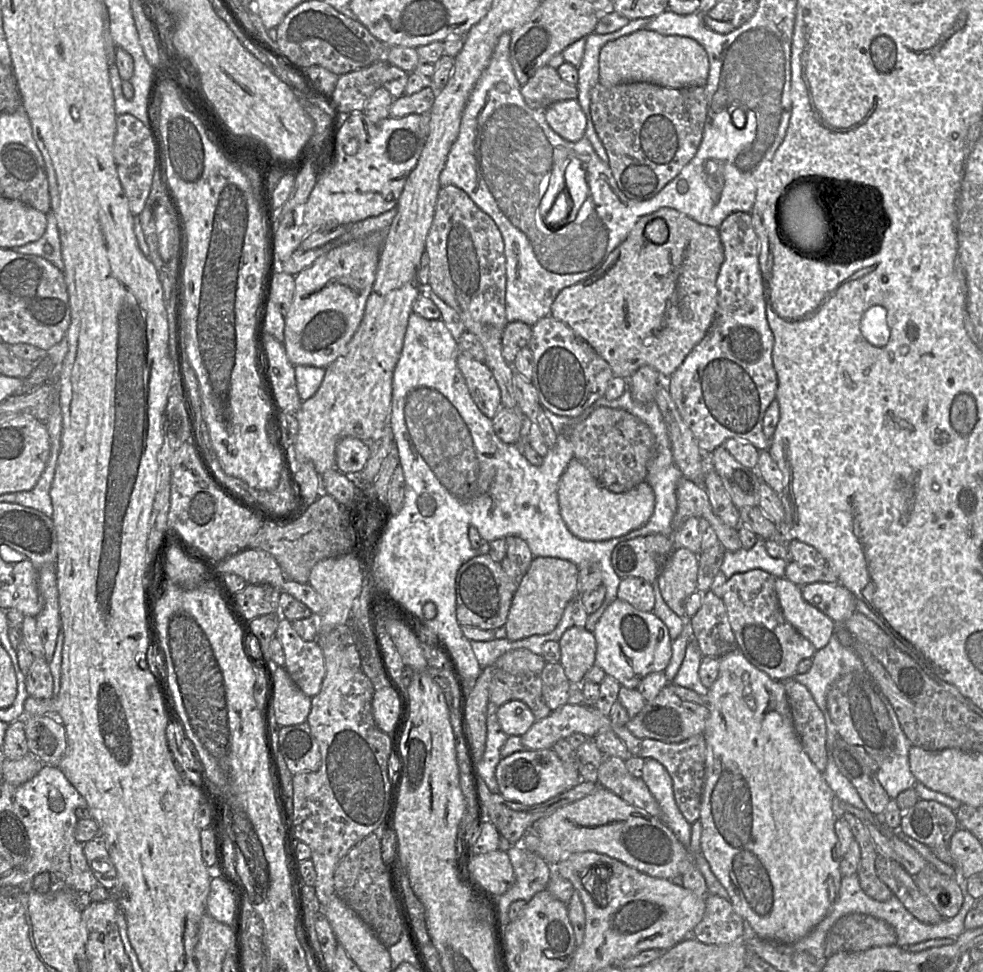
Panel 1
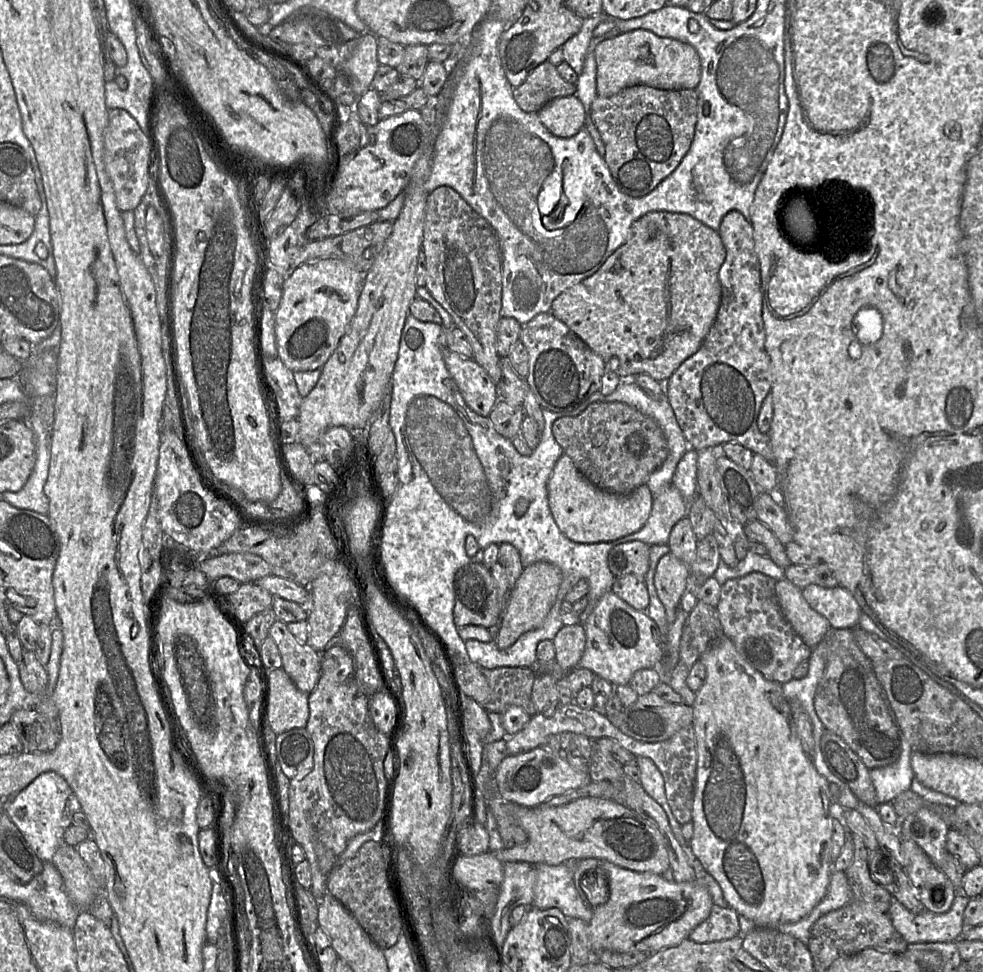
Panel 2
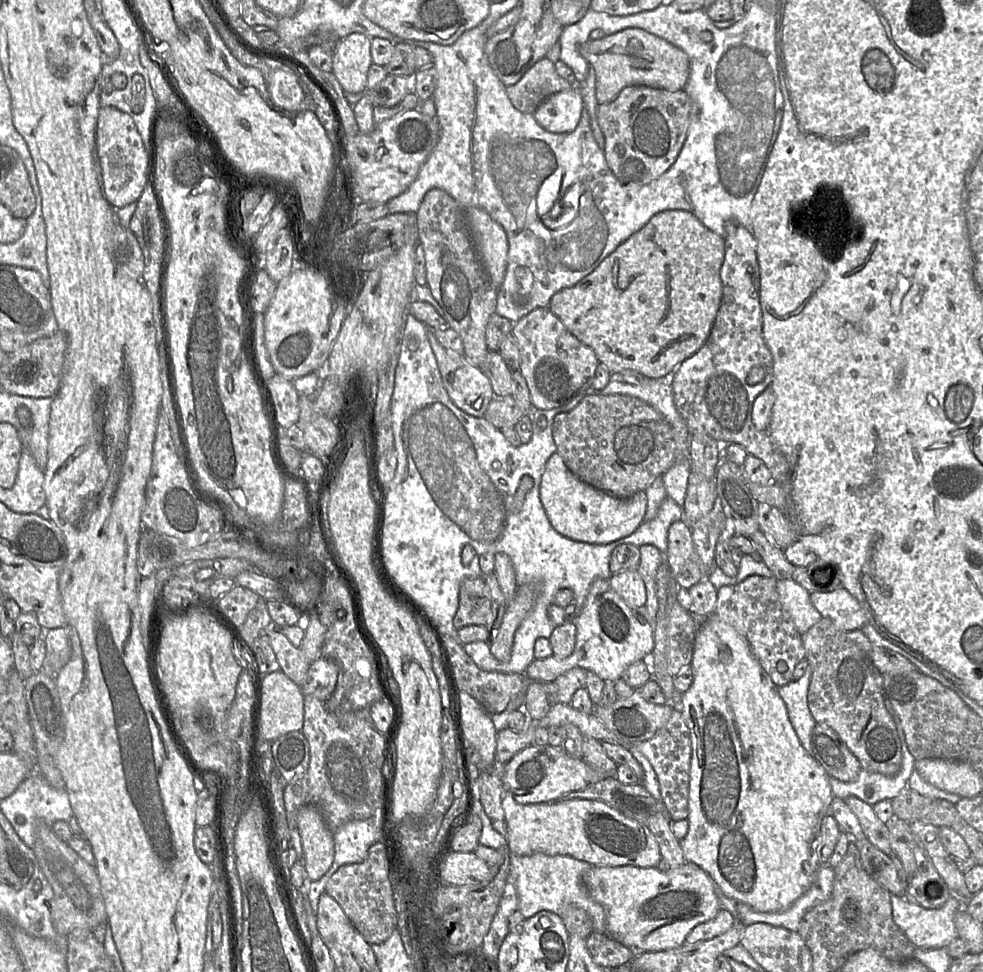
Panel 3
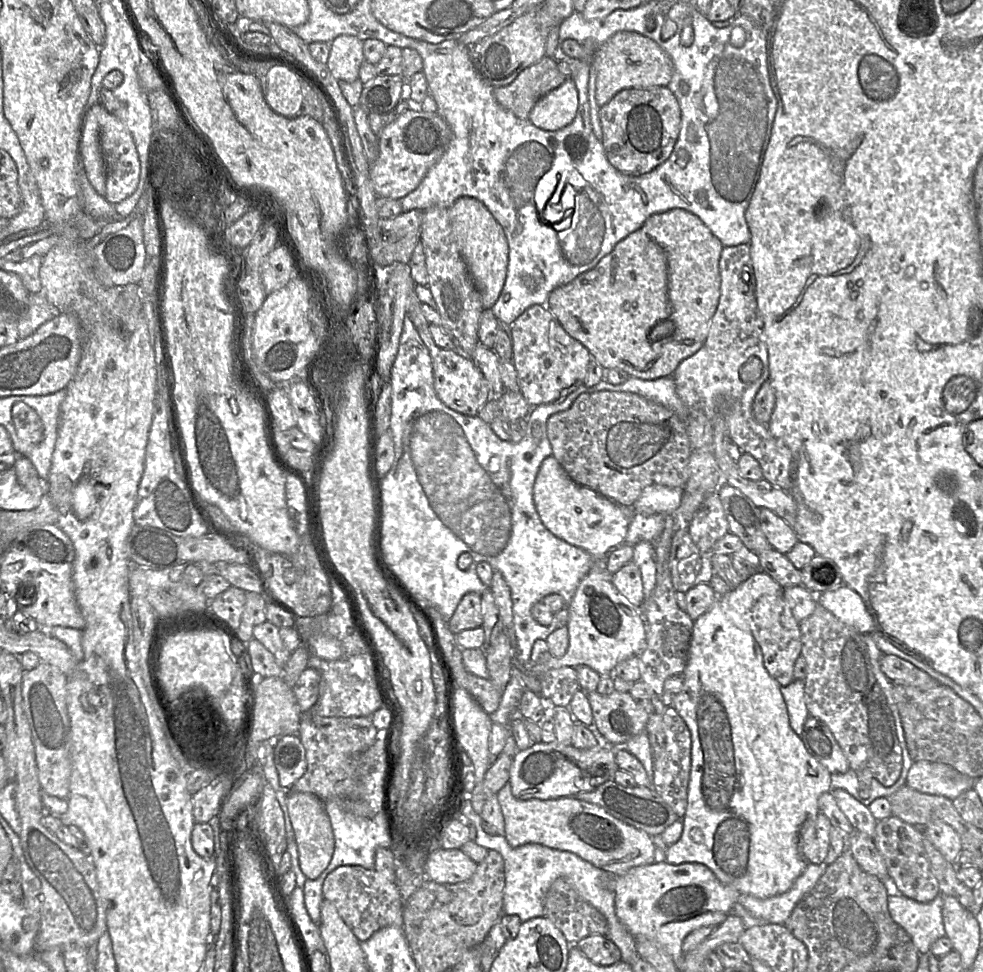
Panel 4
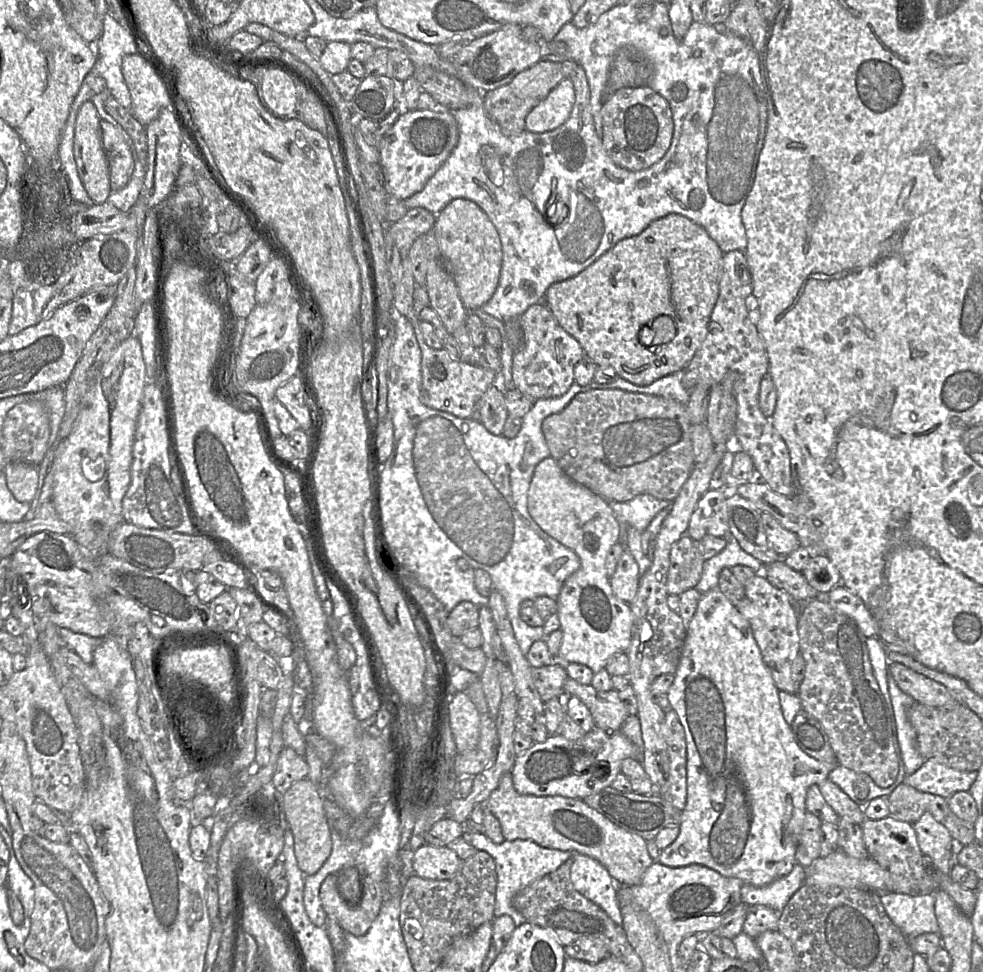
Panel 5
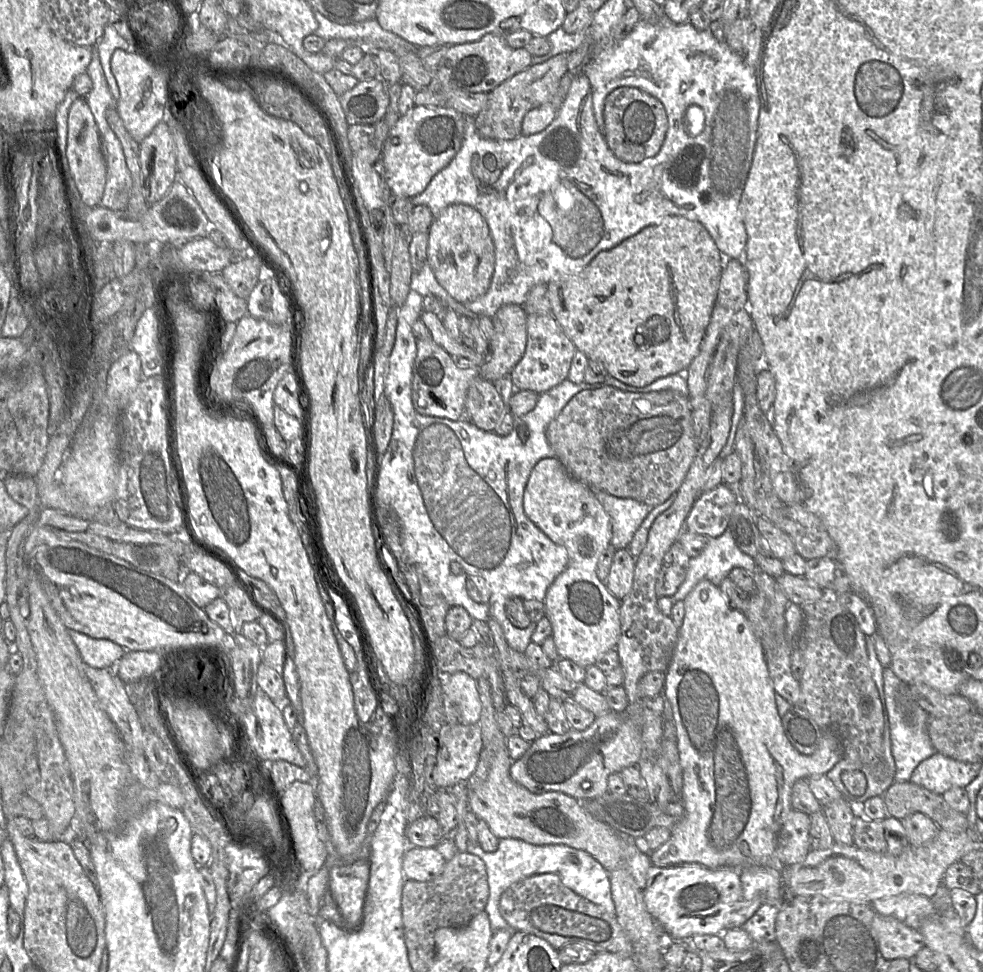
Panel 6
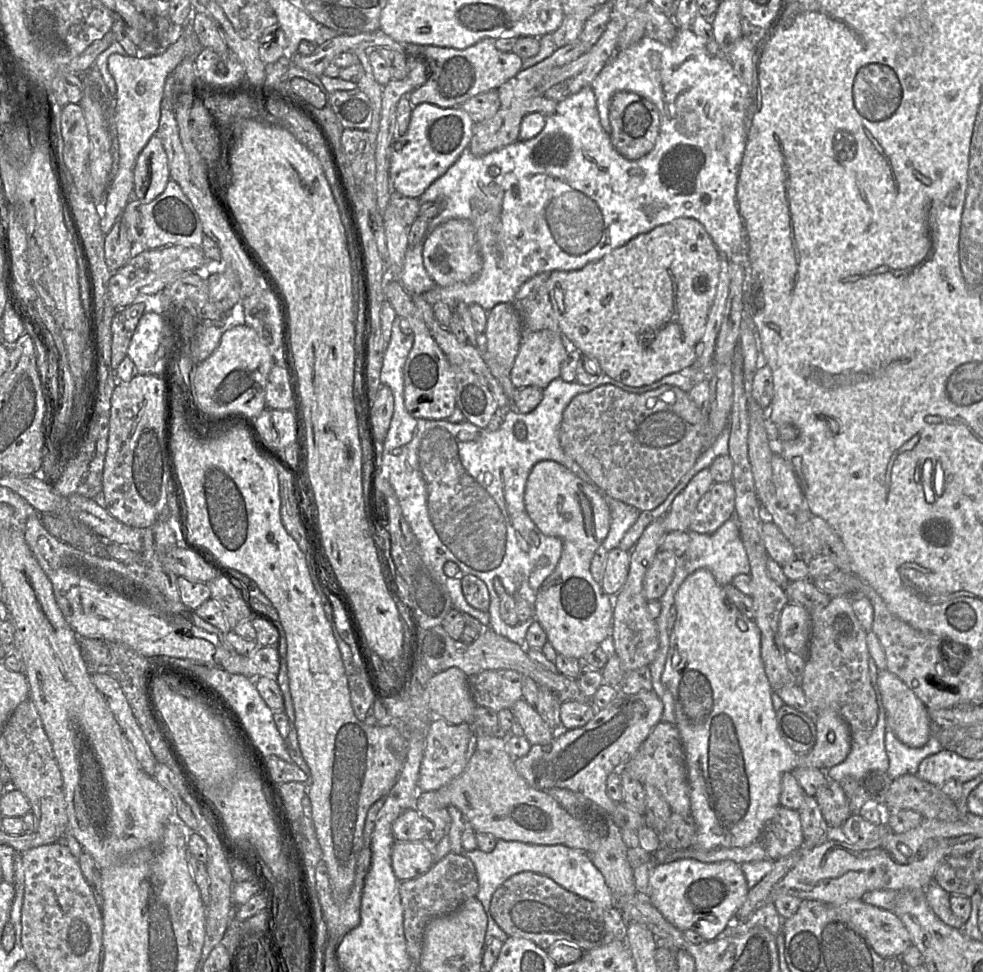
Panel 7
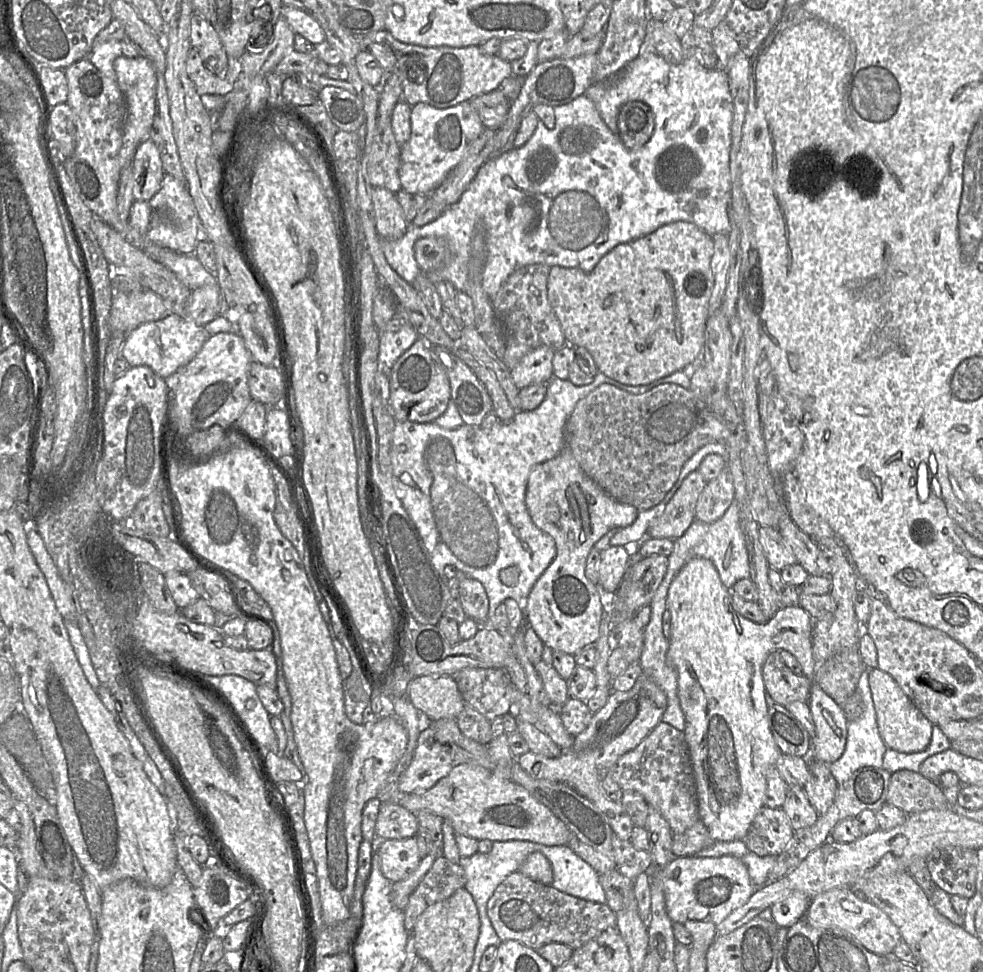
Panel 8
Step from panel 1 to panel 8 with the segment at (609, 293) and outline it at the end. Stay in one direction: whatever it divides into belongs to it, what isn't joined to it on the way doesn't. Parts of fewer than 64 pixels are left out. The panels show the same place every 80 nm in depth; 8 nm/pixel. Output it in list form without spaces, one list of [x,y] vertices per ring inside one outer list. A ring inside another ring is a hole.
[[[677,221],[634,241],[619,244],[590,272],[551,267],[548,300],[566,343],[587,349],[599,372],[626,385],[647,385],[677,371],[693,369],[700,363],[705,341],[709,301],[714,287],[713,253],[711,236],[693,223]]]

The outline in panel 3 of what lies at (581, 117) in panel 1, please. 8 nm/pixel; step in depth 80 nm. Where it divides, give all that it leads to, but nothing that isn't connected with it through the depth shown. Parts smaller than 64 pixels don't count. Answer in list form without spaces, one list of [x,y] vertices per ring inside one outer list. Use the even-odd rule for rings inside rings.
[[[577,86],[558,92],[544,100],[533,116],[537,123],[551,133],[570,133],[577,127],[583,101]]]

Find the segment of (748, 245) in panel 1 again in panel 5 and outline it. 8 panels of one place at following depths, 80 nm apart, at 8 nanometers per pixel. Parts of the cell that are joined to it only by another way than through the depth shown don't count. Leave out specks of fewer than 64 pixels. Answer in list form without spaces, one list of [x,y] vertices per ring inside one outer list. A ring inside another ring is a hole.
[[[740,250],[723,255],[719,295],[710,316],[707,334],[680,378],[684,388],[690,391],[699,382],[707,382],[712,387],[729,372],[738,373],[734,383],[737,402],[734,437],[737,447],[753,459],[759,480],[778,494],[794,497],[789,449],[773,427],[771,418],[764,416],[759,407],[760,383],[769,374],[769,360],[756,325],[752,274],[746,252]]]

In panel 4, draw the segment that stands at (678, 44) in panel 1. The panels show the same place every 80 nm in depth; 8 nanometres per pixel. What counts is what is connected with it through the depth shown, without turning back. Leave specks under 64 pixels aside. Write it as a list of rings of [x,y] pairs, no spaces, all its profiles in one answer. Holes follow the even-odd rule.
[[[618,32],[596,49],[584,47],[573,39],[563,41],[561,48],[567,56],[584,60],[594,67],[597,74],[596,100],[600,107],[624,89],[665,87],[674,72],[673,62],[667,53],[652,39],[636,32]]]

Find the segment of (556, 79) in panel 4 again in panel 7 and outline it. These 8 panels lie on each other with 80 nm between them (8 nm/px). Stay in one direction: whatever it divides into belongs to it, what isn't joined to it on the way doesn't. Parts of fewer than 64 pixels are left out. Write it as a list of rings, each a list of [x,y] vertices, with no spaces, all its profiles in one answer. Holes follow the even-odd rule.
[[[577,39],[574,42],[558,48],[550,57],[527,69],[522,69],[517,75],[503,83],[498,89],[500,107],[490,119],[475,123],[469,150],[477,157],[487,155],[495,150],[506,147],[519,139],[520,125],[526,114],[533,112],[545,116],[551,115],[557,103],[548,98],[538,96],[538,84],[543,77],[556,67],[561,67],[577,59],[585,53],[585,46]]]

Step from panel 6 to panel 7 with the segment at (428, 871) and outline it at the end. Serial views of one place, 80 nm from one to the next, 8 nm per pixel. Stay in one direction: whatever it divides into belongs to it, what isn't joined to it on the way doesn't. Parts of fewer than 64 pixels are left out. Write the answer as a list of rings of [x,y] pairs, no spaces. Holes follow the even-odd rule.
[[[395,841],[391,863],[395,876],[405,881],[425,874],[435,862],[433,854],[421,841]]]

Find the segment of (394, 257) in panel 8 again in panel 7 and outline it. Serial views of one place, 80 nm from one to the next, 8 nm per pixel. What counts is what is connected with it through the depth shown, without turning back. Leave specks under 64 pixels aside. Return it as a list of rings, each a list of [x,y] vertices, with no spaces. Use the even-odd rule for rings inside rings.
[[[423,241],[409,247],[400,273],[400,282],[410,293],[422,295],[436,286],[423,264]]]

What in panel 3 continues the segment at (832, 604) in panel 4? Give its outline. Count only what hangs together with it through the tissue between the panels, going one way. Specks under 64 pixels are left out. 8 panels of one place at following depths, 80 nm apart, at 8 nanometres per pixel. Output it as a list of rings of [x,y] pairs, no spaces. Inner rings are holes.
[[[843,587],[832,592],[812,592],[810,601],[822,617],[829,618],[841,631],[861,629],[868,623],[858,600]]]

